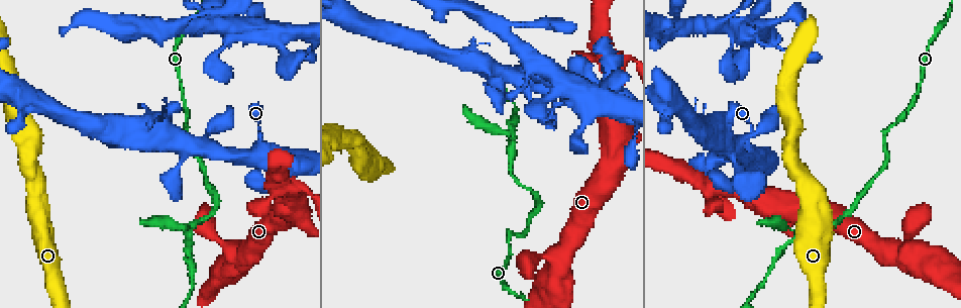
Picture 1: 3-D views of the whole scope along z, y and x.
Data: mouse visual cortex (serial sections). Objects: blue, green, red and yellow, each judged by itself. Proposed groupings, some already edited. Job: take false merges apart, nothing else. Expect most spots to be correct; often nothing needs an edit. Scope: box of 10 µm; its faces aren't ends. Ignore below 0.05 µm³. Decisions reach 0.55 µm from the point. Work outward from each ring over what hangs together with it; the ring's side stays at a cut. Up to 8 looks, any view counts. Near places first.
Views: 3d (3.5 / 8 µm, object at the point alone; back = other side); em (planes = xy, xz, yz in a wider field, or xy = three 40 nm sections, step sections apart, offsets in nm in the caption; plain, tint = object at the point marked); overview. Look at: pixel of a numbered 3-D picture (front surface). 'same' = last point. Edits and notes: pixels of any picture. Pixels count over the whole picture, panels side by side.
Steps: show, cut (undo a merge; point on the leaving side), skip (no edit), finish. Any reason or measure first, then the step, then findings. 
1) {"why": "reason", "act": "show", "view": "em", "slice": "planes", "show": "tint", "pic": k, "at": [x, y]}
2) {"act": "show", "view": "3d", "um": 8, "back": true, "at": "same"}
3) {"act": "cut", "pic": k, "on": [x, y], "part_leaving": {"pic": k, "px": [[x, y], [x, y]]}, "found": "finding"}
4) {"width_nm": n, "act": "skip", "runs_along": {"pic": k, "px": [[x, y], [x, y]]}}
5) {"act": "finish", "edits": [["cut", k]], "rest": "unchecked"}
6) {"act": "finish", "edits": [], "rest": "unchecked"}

{"why": "abrupt turn", "act": "show", "view": "3d", "um": 3.5, "pic": 1, "at": [747, 146]}

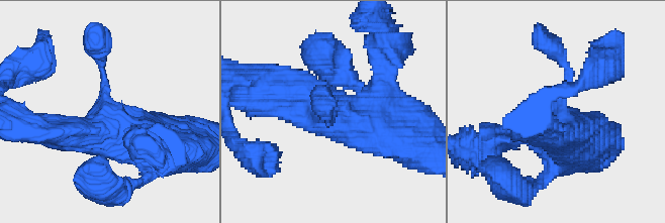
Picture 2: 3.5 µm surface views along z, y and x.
{"why": "now the EM", "act": "show", "view": "em", "slice": "xy", "step": 1, "show": "plain", "pic": 2, "at": [554, 112]}

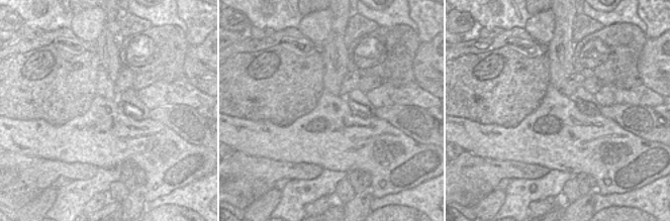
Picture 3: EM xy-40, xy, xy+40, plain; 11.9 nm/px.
{"act": "show", "view": "em", "slice": "xy", "step": 1, "show": "tint", "at": "same"}

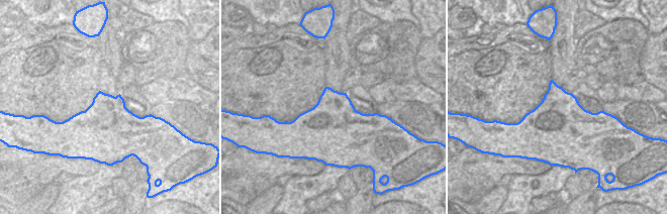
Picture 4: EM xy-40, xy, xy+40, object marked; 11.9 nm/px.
{"act": "skip", "found": "all the same cell"}

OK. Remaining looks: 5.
{"why": "narrows sharply", "act": "show", "view": "3d", "um": 3.5, "pic": 1, "at": [286, 186]}

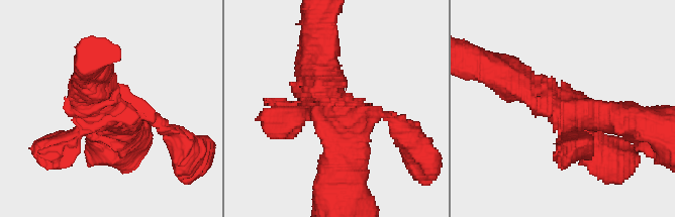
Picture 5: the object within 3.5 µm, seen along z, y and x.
{"arms": 4, "arm_widths_nm": [200, 300, 450, 500], "act": "show", "view": "em", "slice": "xy", "step": 3, "show": "tint", "pic": 5, "at": [571, 111]}

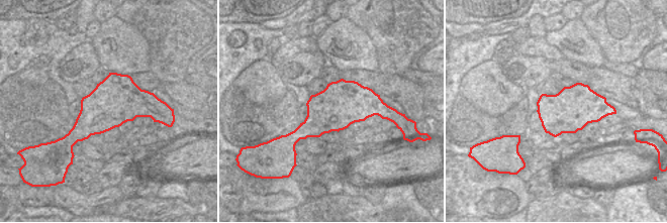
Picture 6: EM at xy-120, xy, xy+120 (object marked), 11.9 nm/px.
{"why": "another direction", "act": "show", "view": "em", "slice": "xy", "step": 2, "show": "tint", "at": "same"}

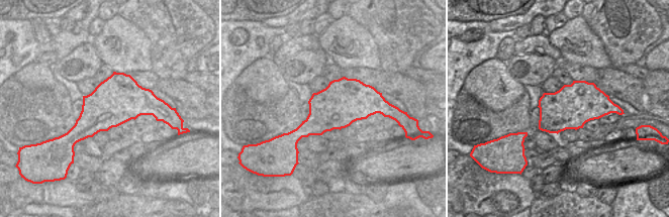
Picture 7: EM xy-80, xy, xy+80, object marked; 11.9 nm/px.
{"act": "skip", "runs_along": {"pic": 5, "px": [[634, 123], [569, 111], [517, 83]]}, "found": "continuous, no second cell"}

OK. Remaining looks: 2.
{"act": "show", "view": "3d", "um": 3.5, "pic": 1, "at": [551, 257]}

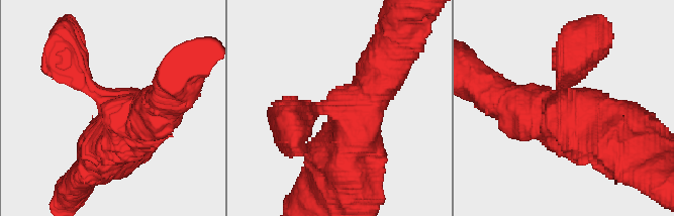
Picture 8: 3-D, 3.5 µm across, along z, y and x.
{"act": "show", "view": "em", "slice": "xy", "step": 2, "show": "tint", "pic": 8, "at": [564, 107]}

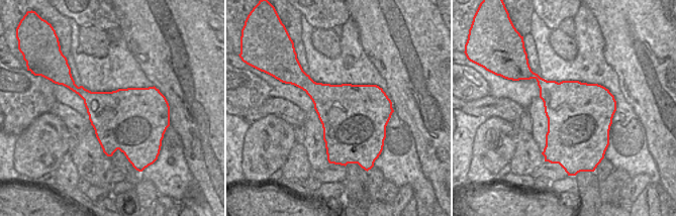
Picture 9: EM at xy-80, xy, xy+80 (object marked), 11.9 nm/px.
{"act": "skip", "runs_along": {"pic": 8, "px": [[394, 57], [357, 108], [345, 170]]}, "found": "continuous, no second cell"}

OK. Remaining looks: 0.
{"act": "finish", "edits": [], "rest": "unchecked"}

